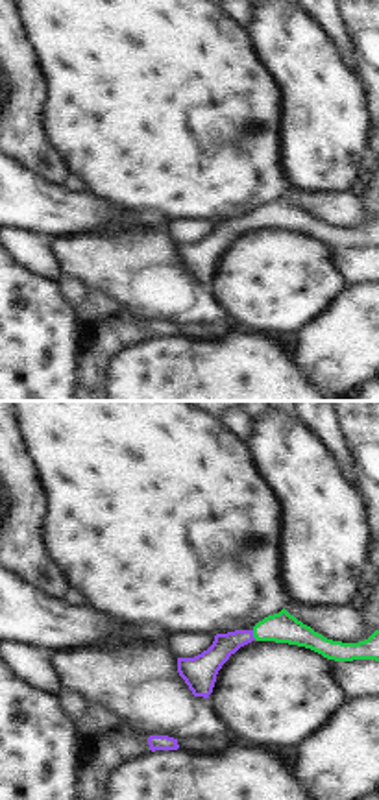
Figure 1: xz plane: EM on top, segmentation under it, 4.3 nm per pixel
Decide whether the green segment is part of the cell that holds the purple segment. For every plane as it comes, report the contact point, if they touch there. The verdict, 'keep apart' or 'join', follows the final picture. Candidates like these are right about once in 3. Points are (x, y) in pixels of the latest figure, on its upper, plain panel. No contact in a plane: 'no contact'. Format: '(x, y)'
(252, 220)

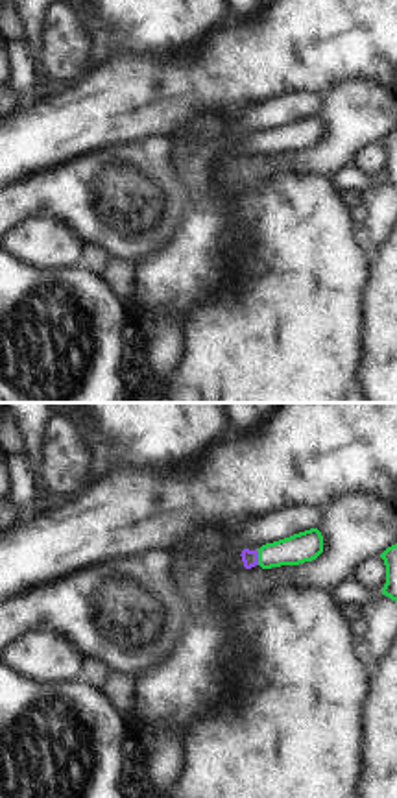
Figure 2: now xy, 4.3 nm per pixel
(257, 145)

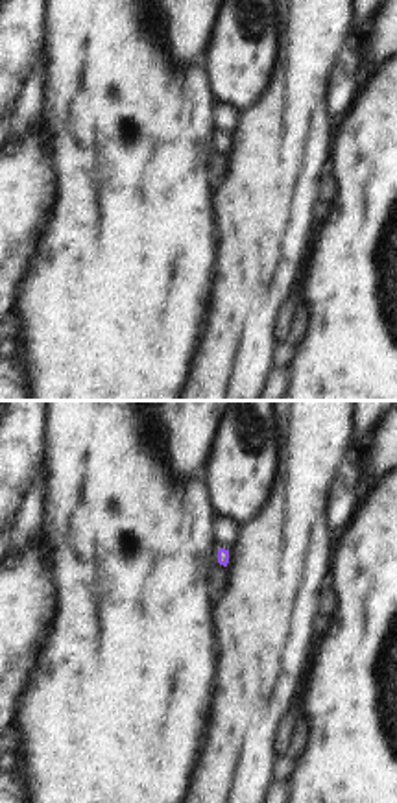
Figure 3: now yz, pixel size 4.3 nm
no contact

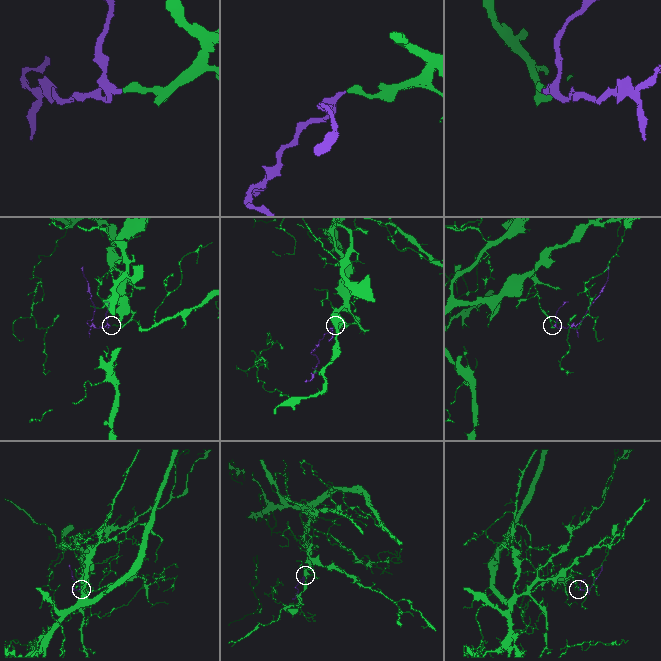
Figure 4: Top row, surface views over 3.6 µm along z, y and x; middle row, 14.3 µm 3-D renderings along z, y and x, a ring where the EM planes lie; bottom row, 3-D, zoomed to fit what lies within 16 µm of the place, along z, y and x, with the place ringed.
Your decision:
join

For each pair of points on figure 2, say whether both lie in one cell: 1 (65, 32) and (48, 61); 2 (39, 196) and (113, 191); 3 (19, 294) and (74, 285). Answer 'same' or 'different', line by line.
1: same
2: same
3: same

